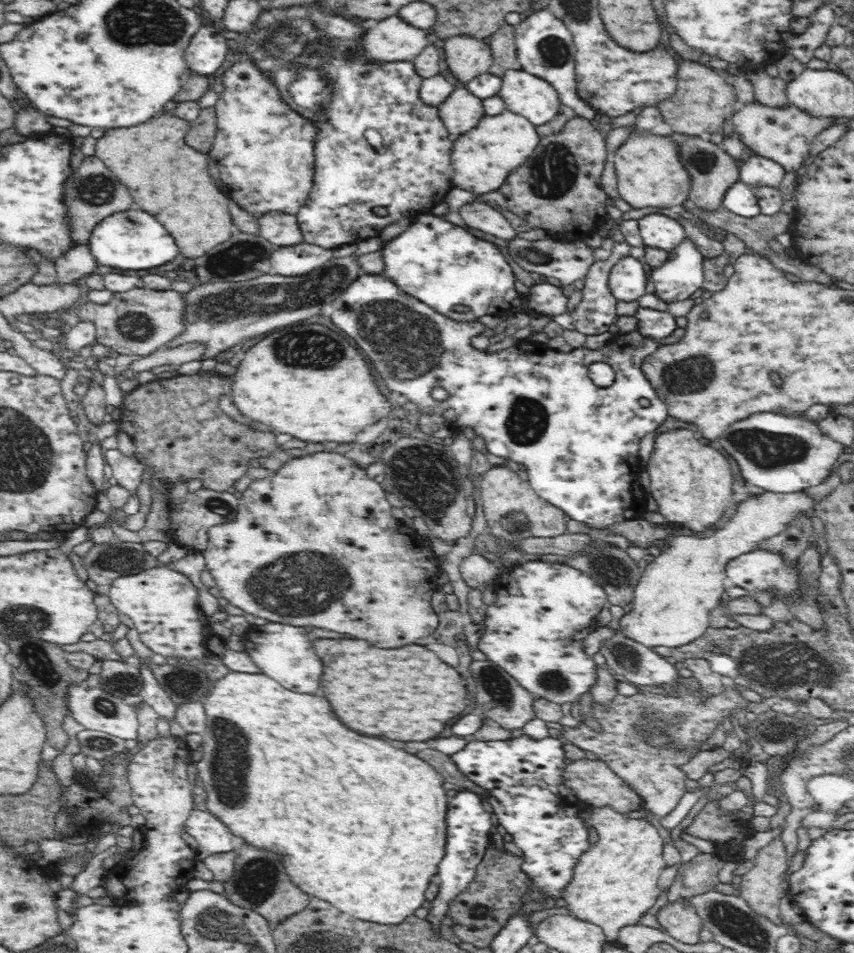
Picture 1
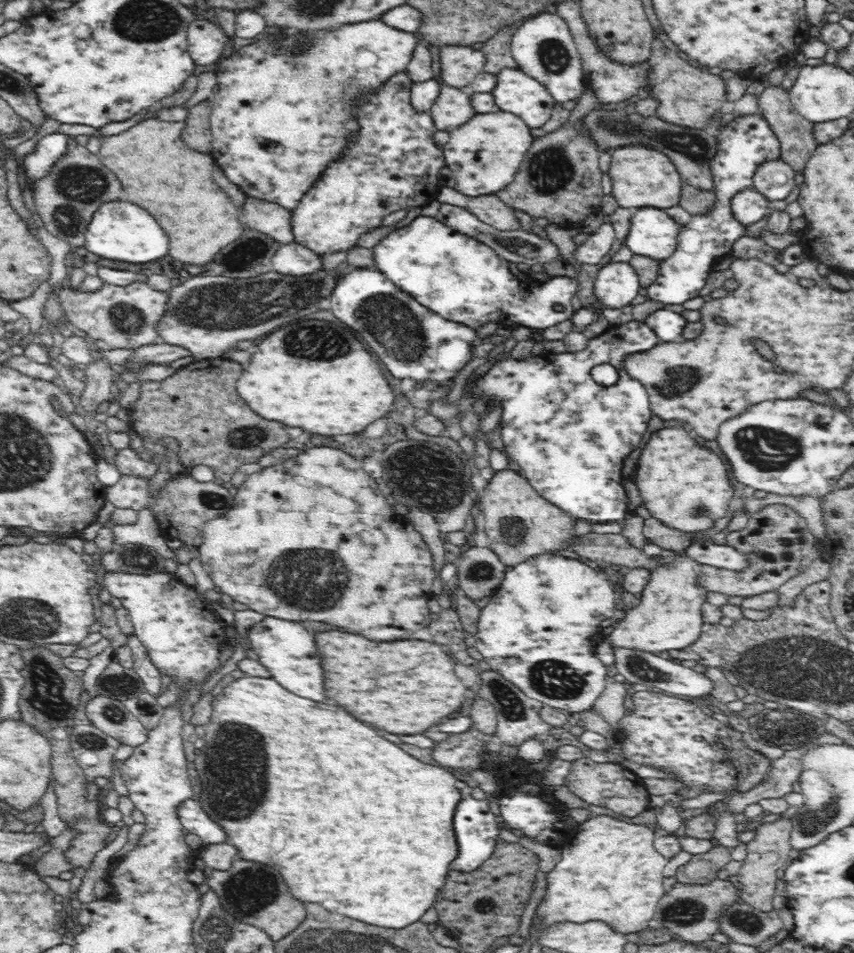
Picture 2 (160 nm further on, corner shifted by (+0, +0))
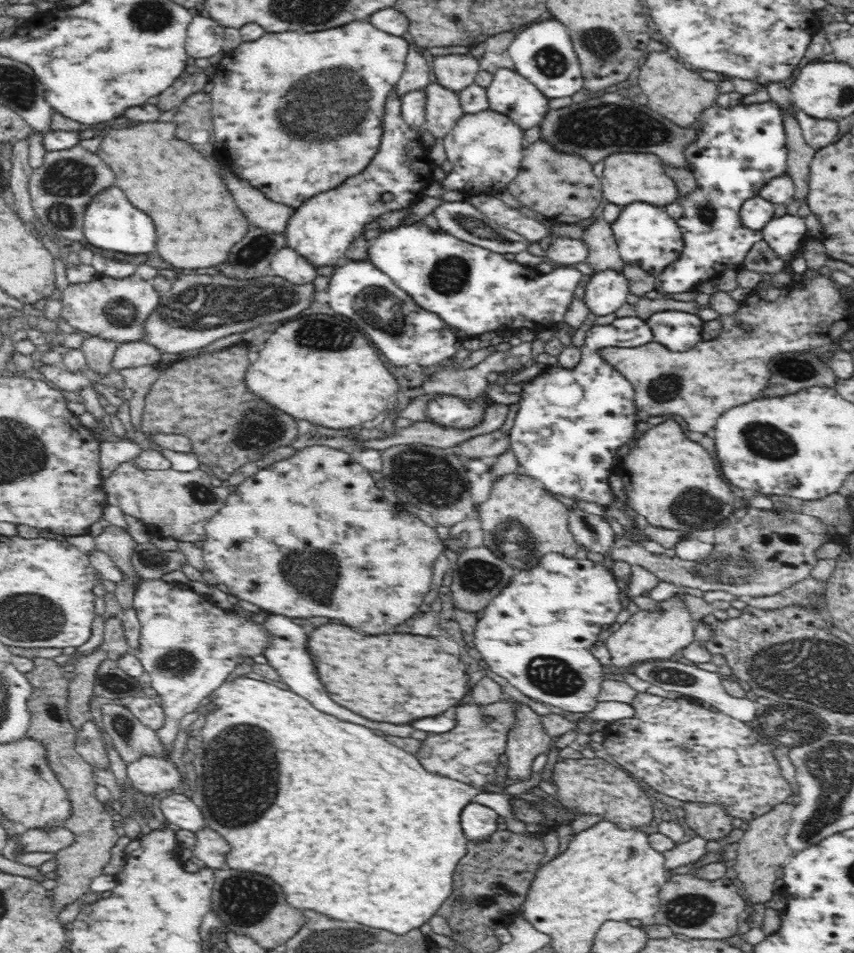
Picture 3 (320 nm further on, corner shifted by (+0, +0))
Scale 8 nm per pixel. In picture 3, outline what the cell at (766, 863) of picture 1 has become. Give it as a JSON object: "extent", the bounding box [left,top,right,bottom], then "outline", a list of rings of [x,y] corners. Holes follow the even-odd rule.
{"extent":[733,804,795,904],"outline":[[[778,804],[770,812],[753,819],[744,829],[744,836],[738,842],[736,850],[736,863],[733,868],[737,878],[742,880],[742,894],[748,904],[760,904],[772,900],[774,894],[774,882],[781,874],[781,869],[791,857],[791,849],[786,843],[786,836],[790,829],[792,812],[795,806],[792,804]]]}

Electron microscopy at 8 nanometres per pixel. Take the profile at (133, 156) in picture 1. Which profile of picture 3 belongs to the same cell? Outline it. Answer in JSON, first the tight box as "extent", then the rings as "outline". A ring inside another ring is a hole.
{"extent":[97,122,248,268],"outline":[[[148,122],[134,128],[112,130],[104,136],[97,155],[114,170],[116,186],[122,188],[134,206],[142,206],[150,218],[154,218],[158,234],[158,254],[176,268],[210,268],[228,260],[228,250],[248,234],[248,220],[236,208],[228,188],[218,180],[214,166],[204,160],[204,156],[194,150],[188,142],[174,138],[177,123]]]}

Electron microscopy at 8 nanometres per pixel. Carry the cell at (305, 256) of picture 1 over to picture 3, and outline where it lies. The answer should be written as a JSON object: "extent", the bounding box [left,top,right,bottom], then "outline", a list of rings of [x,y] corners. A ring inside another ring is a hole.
{"extent":[272,246,317,284],"outline":[[[287,246],[274,254],[272,270],[276,276],[285,278],[292,284],[308,284],[317,276],[316,266]]]}

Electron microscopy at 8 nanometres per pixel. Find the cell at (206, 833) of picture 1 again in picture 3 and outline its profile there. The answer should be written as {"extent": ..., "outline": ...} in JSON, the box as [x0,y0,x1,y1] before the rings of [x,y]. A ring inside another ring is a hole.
{"extent":[160,793,206,833],"outline":[[[188,793],[170,794],[169,797],[162,798],[160,810],[174,828],[196,833],[206,826],[202,812]]]}

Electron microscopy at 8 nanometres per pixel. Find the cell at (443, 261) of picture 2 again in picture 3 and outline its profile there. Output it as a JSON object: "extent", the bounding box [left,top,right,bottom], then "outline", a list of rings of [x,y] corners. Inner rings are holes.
{"extent":[369,220,583,339],"outline":[[[422,220],[408,228],[400,226],[392,232],[384,231],[376,238],[370,239],[369,261],[378,270],[390,276],[398,288],[410,294],[418,306],[430,312],[436,312],[448,327],[458,328],[464,339],[507,328],[512,331],[521,328],[533,331],[538,326],[564,322],[566,310],[574,298],[574,290],[583,275],[574,265],[554,266],[550,273],[538,272],[536,276],[530,275],[527,269],[520,270],[520,266],[515,261],[508,262],[503,254],[468,242],[454,240],[448,234],[430,232]]]}

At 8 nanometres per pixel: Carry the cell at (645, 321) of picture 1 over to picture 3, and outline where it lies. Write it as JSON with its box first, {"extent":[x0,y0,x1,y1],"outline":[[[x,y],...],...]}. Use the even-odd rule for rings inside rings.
{"extent":[648,310,705,351],"outline":[[[668,310],[652,314],[648,320],[654,342],[668,346],[670,350],[684,351],[686,346],[703,342],[702,328],[705,323],[696,314]]]}

